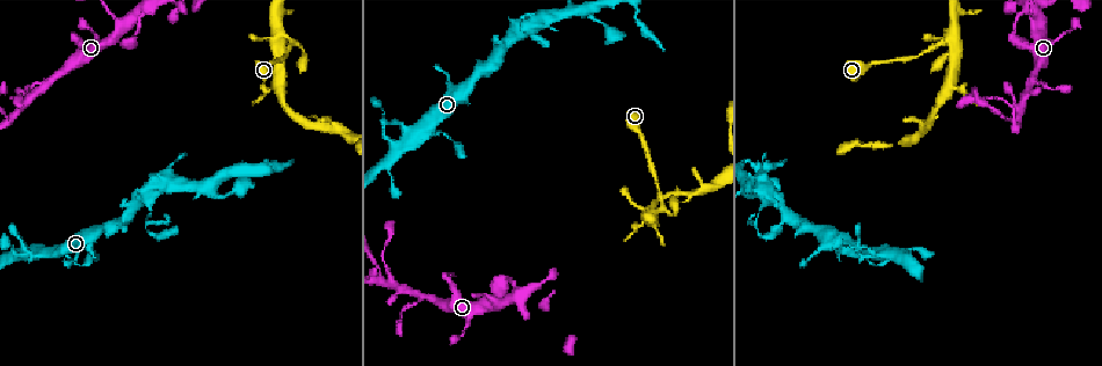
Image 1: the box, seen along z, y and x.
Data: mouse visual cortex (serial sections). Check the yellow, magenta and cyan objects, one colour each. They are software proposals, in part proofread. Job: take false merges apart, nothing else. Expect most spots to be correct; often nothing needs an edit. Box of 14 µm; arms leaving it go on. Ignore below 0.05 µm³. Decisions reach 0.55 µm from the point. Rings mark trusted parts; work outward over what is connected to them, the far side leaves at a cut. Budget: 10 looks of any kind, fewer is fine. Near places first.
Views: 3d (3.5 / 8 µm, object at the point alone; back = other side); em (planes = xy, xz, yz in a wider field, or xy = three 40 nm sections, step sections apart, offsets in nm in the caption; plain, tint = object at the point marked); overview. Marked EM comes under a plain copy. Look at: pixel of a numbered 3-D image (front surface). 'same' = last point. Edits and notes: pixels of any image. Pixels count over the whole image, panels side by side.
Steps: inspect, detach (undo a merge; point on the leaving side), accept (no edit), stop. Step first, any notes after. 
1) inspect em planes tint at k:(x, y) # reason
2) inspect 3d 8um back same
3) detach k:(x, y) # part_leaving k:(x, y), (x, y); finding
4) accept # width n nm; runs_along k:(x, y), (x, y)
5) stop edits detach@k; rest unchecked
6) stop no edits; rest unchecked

inspect 3d 3.5um back at 1:(149, 217) # thin neck

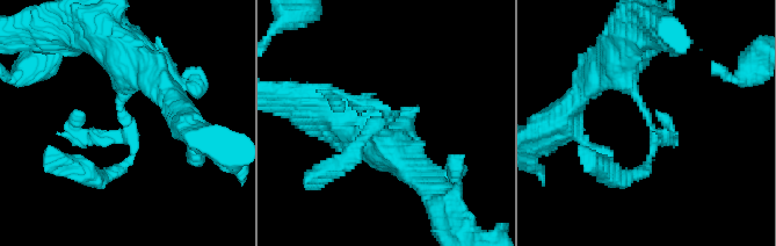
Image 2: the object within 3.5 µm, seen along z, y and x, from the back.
inspect em xy step 3 tint at 2:(123, 128)

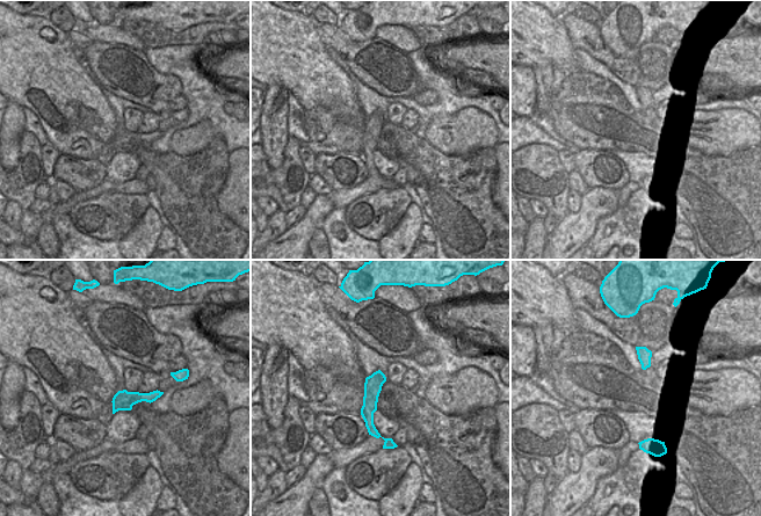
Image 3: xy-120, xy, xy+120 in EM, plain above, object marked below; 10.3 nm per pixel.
inspect em xy step 1 tint same

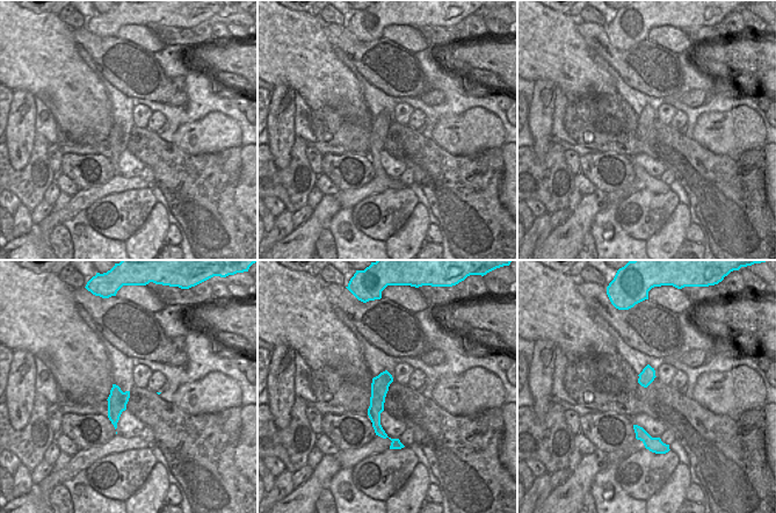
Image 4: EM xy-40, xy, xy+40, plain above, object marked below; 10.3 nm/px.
accept # all the same cell

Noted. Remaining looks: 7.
inspect 3d 3.5um at 1:(650, 211) # two arms in line, one across

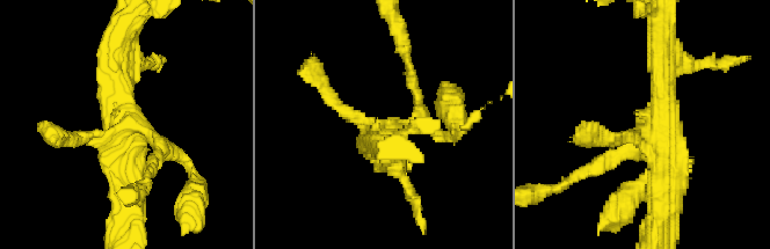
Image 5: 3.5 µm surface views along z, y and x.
inspect em xy step 2 tint at 5:(125, 127) # now the EM

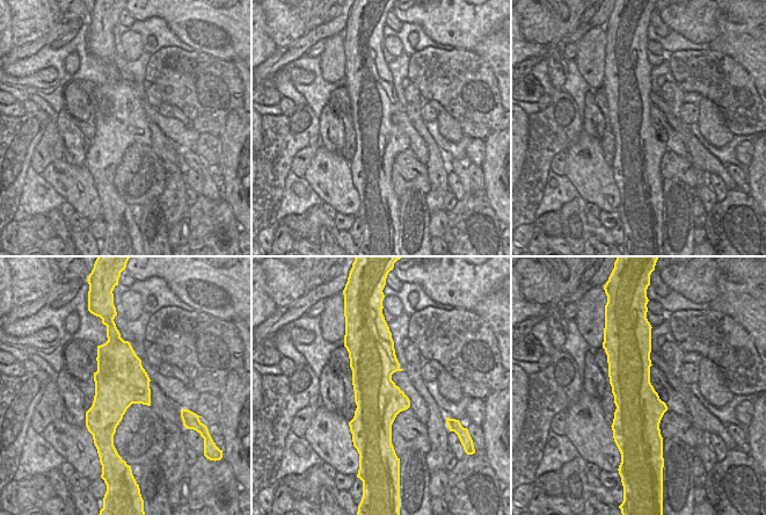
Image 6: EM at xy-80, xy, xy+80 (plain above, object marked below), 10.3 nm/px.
accept # runs_along 5:(604, 162), (652, 126), (663, 198); continuous, no second cell

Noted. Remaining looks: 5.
inspect 3d 3.5um at 1:(133, 41) # calibre changes

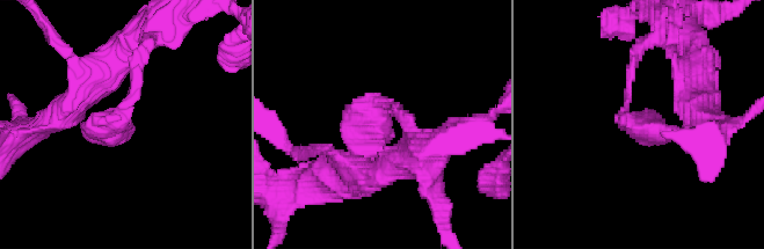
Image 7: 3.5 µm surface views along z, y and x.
inspect em xy step 1 tint at 7:(629, 119)

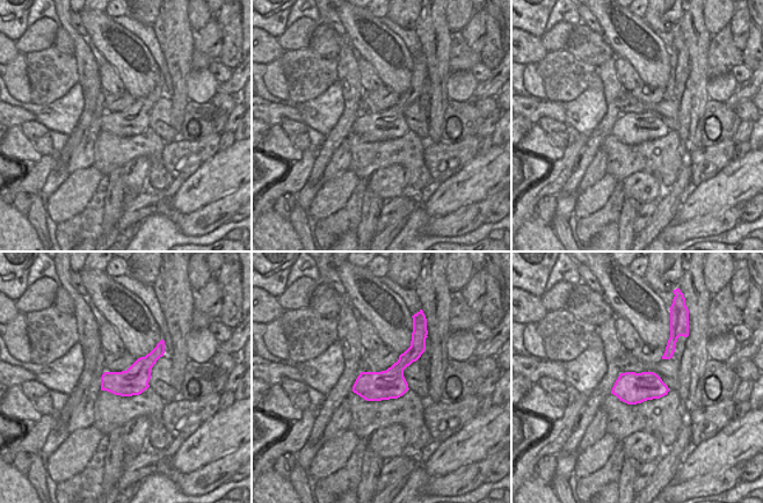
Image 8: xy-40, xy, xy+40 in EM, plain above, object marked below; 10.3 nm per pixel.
inspect em xy step 3 tint same

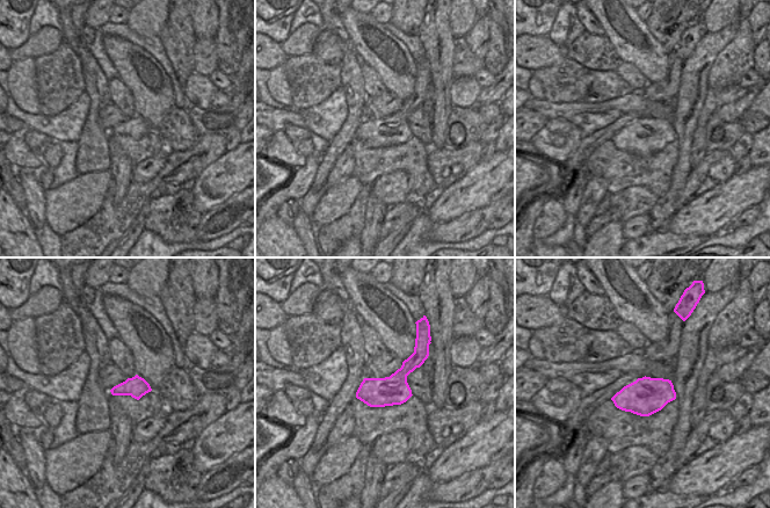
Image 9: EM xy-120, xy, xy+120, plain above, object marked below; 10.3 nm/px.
accept # runs_along 7:(637, 53), (625, 117), (682, 127); one cell here

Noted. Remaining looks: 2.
inspect 3d 3.5um back at 1:(1005, 118) # three arms meet

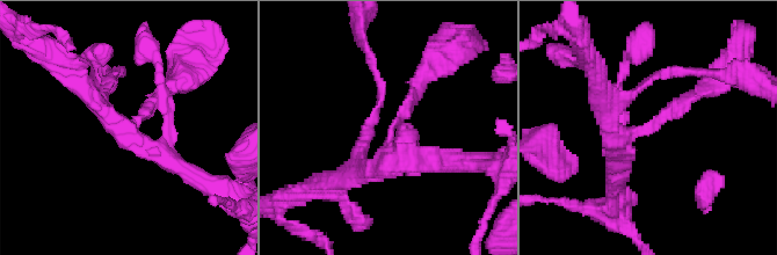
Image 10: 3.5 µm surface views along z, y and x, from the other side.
inspect em xy step 2 tint at 10:(394, 127) # arms 3; arm_widths 150, 300, 300 nm; need the tissue

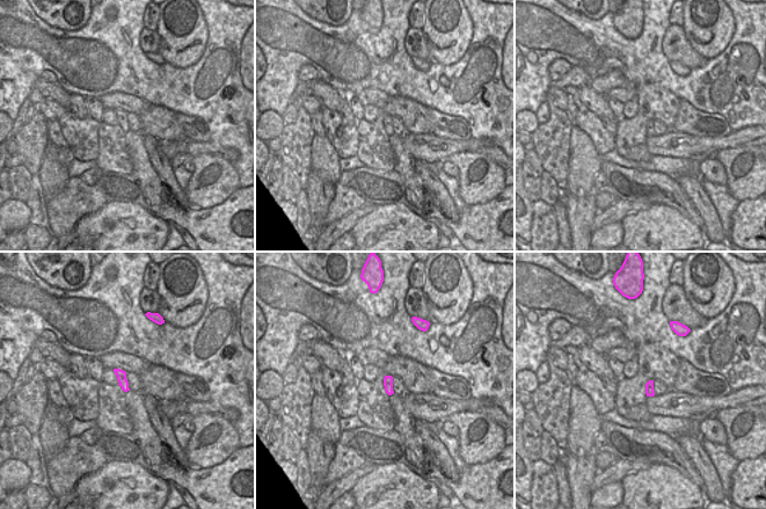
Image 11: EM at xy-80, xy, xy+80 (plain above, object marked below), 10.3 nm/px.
accept # runs_along 10:(360, 172), (389, 159), (427, 73); continuous, no second cell

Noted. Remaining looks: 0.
stop no edits; rest unchecked

